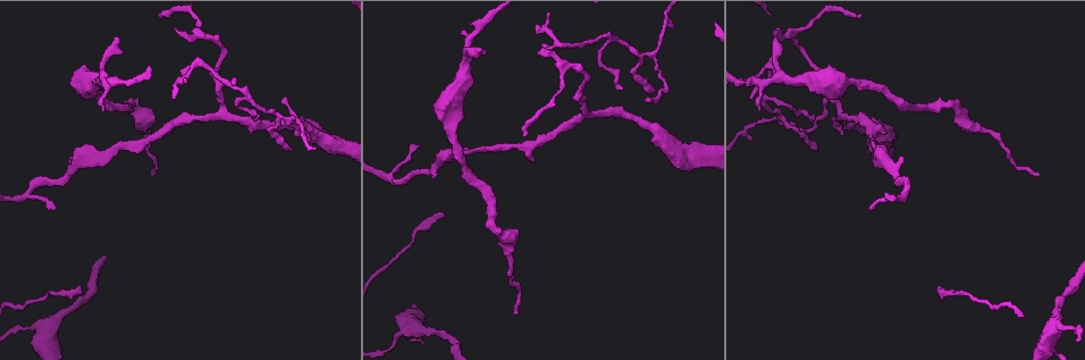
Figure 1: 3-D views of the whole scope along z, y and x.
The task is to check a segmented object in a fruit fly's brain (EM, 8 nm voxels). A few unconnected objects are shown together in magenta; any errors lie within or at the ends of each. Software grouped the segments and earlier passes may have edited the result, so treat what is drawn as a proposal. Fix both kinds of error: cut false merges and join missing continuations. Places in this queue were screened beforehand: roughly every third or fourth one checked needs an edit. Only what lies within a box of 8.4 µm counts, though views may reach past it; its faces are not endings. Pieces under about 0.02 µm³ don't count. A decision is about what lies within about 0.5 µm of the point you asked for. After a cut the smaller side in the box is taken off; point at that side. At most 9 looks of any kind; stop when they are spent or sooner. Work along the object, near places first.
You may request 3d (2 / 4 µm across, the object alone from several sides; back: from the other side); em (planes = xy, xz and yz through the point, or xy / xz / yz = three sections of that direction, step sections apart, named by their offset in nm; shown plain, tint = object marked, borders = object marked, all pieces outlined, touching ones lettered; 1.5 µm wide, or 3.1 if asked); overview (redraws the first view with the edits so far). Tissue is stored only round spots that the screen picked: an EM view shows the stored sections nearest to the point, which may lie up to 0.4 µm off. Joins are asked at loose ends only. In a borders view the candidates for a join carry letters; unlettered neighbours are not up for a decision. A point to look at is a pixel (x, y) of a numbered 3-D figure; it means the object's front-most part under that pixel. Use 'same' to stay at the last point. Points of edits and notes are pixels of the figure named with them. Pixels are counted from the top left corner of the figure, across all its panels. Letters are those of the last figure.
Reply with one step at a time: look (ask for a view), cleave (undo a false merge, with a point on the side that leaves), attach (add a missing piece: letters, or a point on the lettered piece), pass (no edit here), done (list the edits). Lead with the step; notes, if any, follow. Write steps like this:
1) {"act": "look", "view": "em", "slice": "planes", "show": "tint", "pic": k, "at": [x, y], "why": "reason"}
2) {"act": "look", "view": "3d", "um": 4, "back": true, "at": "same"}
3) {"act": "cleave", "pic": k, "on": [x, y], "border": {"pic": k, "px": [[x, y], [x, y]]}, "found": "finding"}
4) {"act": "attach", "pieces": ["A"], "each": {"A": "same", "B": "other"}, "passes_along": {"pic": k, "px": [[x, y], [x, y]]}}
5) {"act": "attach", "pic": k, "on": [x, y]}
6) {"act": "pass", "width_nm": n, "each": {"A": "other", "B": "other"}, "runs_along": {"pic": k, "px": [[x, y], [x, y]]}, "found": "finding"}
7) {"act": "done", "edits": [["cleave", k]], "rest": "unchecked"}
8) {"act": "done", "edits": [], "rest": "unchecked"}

{"act": "look", "view": "em", "slice": "planes", "show": "tint", "pic": 1, "at": [639, 61], "why": "sharp bend"}

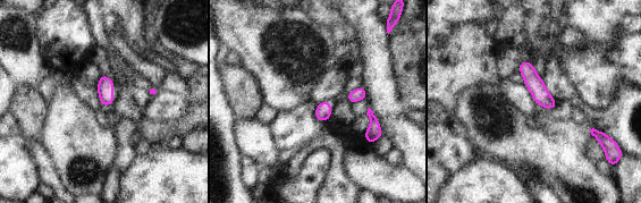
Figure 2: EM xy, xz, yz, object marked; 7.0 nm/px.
{"act": "look", "view": "em", "slice": "planes", "show": "borders", "at": "same"}

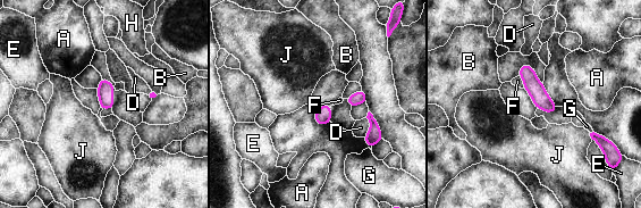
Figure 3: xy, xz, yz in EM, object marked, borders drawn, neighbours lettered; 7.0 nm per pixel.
{"act": "pass", "each": {"A": "other", "B": "other", "D": "other", "E": "other", "F": "other", "G": "other", "H": "other", "J": "other"}, "found": "all the same cell"}

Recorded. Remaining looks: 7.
{"act": "look", "view": "3d", "um": 4, "back": true, "pic": 1, "at": [775, 36], "why": "an open end"}

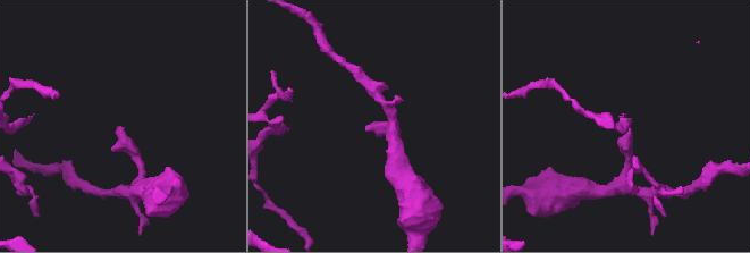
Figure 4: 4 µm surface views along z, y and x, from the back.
{"act": "look", "view": "em", "slice": "xy", "step": 8, "show": "tint", "pic": 4, "at": [373, 125], "why": "now the EM"}

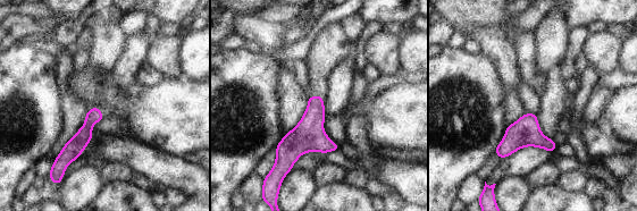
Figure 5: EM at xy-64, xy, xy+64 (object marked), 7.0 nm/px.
{"act": "look", "view": "em", "slice": "planes", "show": "borders", "at": "same"}

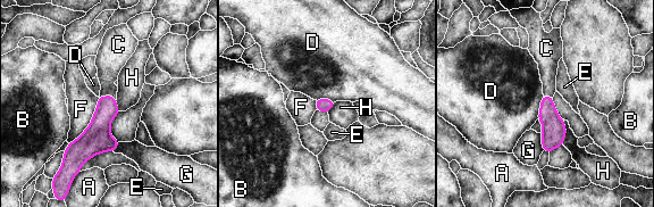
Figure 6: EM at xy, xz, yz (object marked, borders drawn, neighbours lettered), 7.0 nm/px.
{"act": "attach", "pieces": ["C"], "width_nm": 100, "each": {"A": "other", "B": "other", "C": "same", "D": "other", "E": "other", "F": "other", "G": "other", "H": "other"}, "passes_along": {"pic": 6, "px": [[107, 109], [108, 94], [110, 59]]}, "found": "the cell continues"}

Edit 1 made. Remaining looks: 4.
{"act": "look", "view": "overview"}

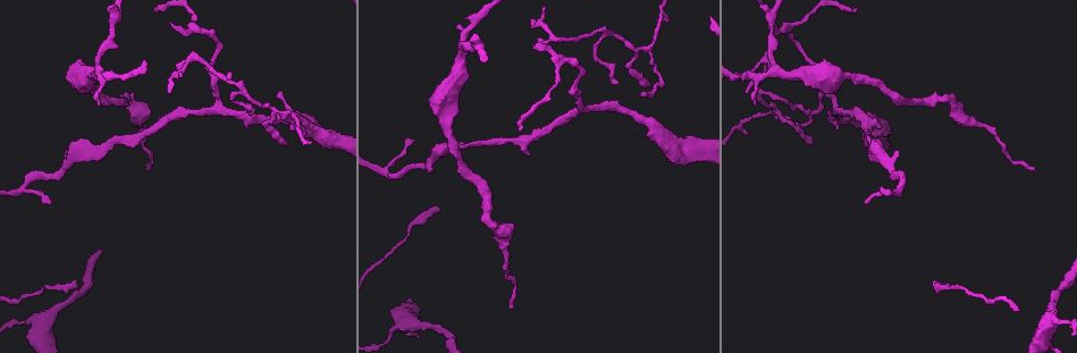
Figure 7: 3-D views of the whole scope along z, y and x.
{"act": "look", "view": "em", "slice": "planes", "show": "plain", "pic": 7, "at": [865, 201], "why": "tapers out"}

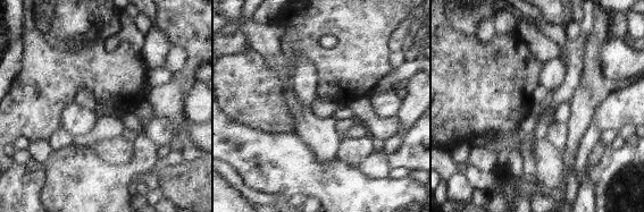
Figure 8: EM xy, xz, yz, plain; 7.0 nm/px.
{"act": "look", "view": "em", "slice": "planes", "show": "borders", "at": "same", "why": "see the neighbours"}

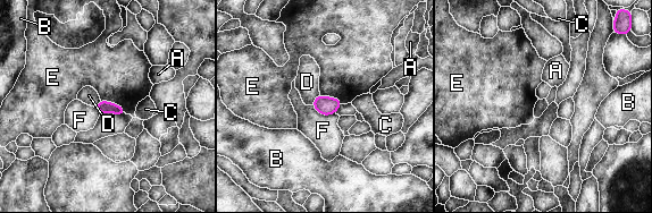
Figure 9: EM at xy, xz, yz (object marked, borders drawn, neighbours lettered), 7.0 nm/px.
{"act": "pass", "each": {"A": "other", "B": "other", "C": "other", "D": "other", "E": "other", "F": "other"}, "border": {"pic": 9, "px": [[100, 99], [119, 104], [125, 112]]}, "found": "no lettered piece goes on from it"}

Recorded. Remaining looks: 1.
{"act": "done", "edits": [["attach", 6]], "rest": "unchecked"}

